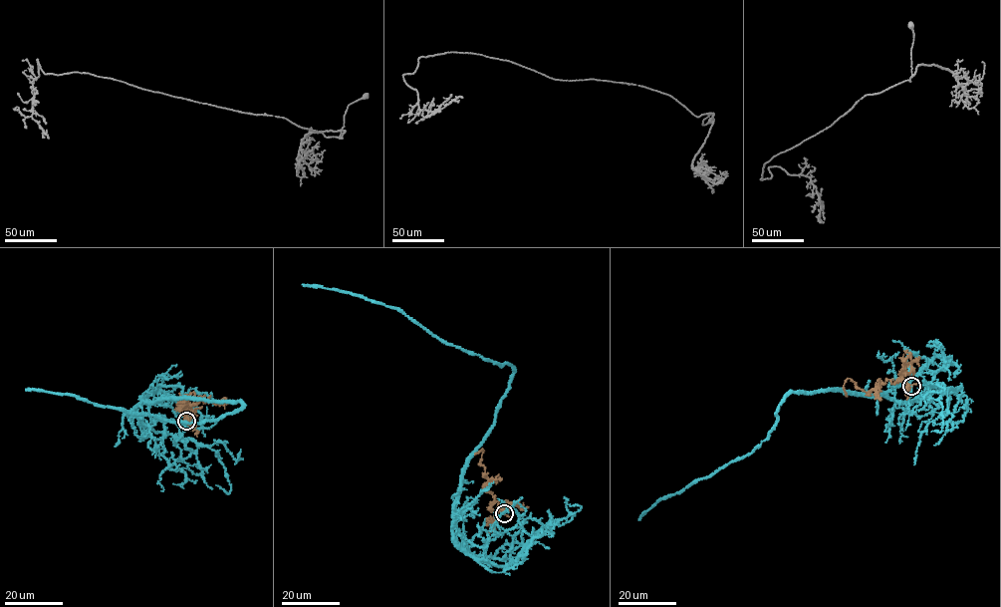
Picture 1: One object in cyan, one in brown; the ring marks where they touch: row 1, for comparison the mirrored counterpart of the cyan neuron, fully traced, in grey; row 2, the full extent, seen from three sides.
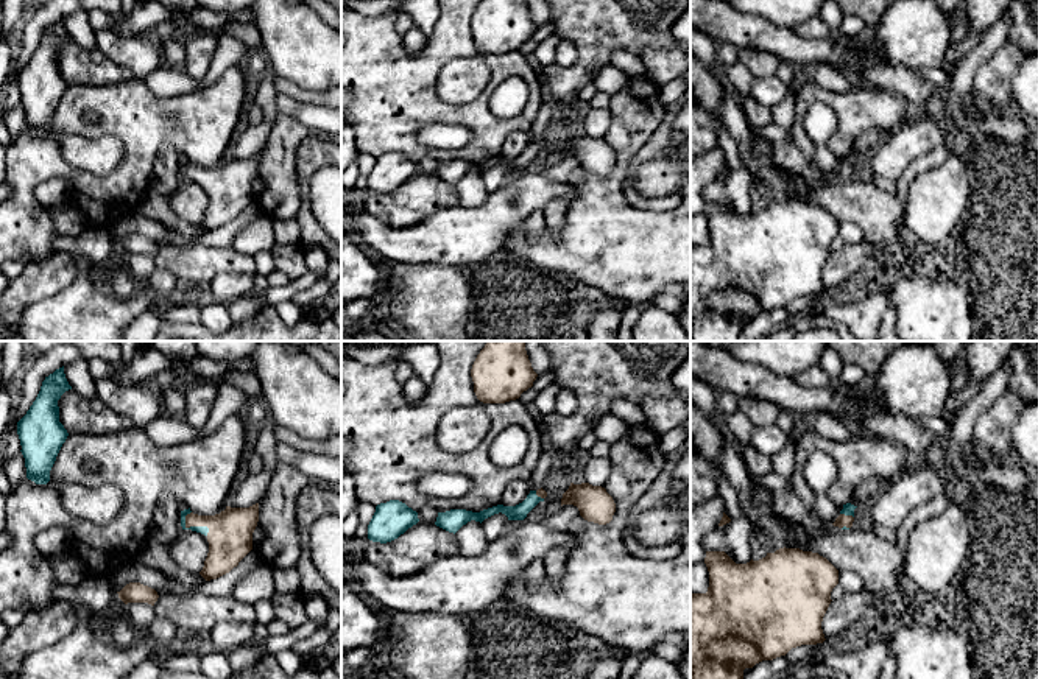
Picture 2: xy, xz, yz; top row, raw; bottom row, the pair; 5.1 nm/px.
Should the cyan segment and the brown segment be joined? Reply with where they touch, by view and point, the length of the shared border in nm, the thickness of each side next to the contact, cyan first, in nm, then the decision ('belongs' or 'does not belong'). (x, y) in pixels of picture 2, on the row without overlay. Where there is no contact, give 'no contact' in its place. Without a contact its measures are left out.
xy (195, 178) | 160 nm | 50/220 nm | does not belong

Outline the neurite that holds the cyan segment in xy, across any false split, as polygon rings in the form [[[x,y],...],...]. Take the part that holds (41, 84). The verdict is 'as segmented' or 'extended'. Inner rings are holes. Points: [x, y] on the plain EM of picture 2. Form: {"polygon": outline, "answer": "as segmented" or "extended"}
{"polygon": [[[64,17],[45,28],[41,42],[17,73],[17,86],[25,109],[26,129],[36,135],[50,132],[50,121],[69,84],[59,73],[58,51],[72,40]]], "answer": "as segmented"}

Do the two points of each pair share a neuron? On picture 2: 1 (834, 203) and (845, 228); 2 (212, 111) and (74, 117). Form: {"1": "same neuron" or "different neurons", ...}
{"1": "different neurons", "2": "same neuron"}

